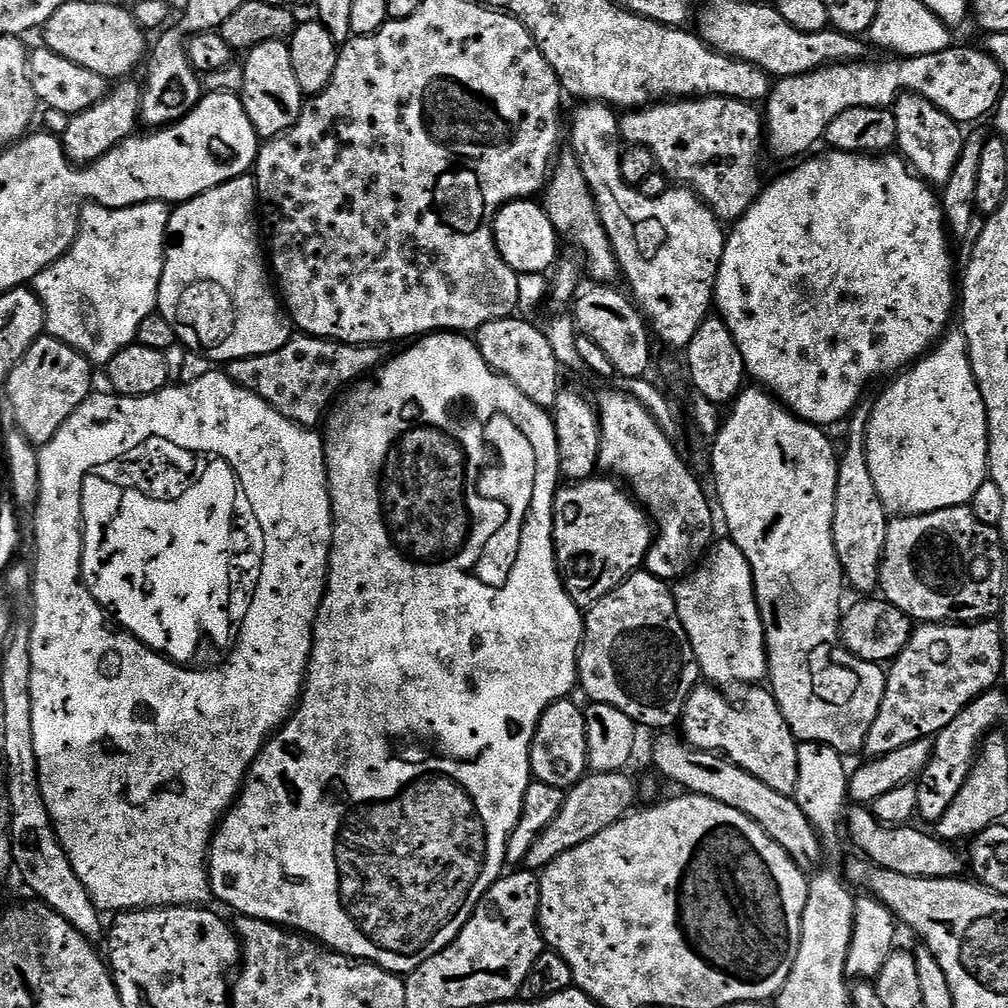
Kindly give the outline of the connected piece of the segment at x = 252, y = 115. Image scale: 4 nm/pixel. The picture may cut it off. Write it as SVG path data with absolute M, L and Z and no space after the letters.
M271 40L254 46L242 60L244 91L242 99L250 122L260 138L281 136L295 126L304 108L306 97L300 91L298 78L294 78L294 62L290 62L290 50L284 40Z

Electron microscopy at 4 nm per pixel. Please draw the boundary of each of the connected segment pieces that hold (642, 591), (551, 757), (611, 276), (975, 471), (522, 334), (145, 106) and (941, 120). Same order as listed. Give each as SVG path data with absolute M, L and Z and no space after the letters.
M647 570L632 573L613 592L587 609L584 618L584 642L580 645L578 684L593 704L605 704L622 710L637 725L655 730L668 730L684 715L684 707L692 689L702 677L694 646L690 646L678 618L673 589Z
M565 698L554 702L542 714L532 739L532 774L539 783L565 790L573 788L589 771L585 709Z
M561 155L555 161L550 179L543 189L544 213L561 237L569 236L580 247L580 252L584 255L584 264L588 267L589 274L596 279L593 281L600 286L615 285L616 279L619 281L622 273L620 264L616 261L616 252L604 229L600 211L596 209L596 197L592 194L592 187L586 182L583 170L580 169L579 159L575 155L567 155Z
M949 331L927 356L920 357L889 384L892 385L872 404L866 434L866 462L884 509L893 517L921 516L934 510L971 505L974 494L978 494L978 486L990 476L988 415L974 378L968 340L963 331Z
M516 319L486 322L486 326L482 326L474 333L478 350L493 370L514 382L514 386L518 386L527 396L555 397L558 391L558 383L556 384L558 365L554 350L539 327L536 329L528 320Z
M169 27L167 30L161 31L158 36L160 37L160 41L158 41L157 44L153 46L153 48L151 45L150 55L147 57L146 60L146 68L148 64L148 81L146 81L144 84L144 93L139 93L138 96L138 99L140 101L140 120L143 121L143 123L148 123L150 126L149 129L152 130L159 130L167 125L176 123L176 121L182 119L183 116L187 114L187 112L191 112L192 107L195 106L195 104L197 104L199 100L202 99L202 80L197 72L194 71L194 69L190 66L190 58L188 57L188 49L186 47L186 36L183 36L183 34L180 33L178 29L171 28L172 27Z
M903 92L890 110L896 119L896 148L899 155L908 161L921 180L932 186L943 186L950 178L950 174L954 174L954 166L958 166L958 154L962 154L966 136L961 125L950 119L942 110L938 110L938 106L934 106L934 102L913 92Z

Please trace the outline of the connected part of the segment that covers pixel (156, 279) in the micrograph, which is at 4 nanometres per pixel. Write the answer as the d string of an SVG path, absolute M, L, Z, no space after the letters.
M162 200L136 204L134 208L107 208L89 202L80 210L80 229L68 253L58 258L34 281L36 297L44 307L47 335L66 342L94 366L106 366L126 346L136 343L138 326L157 311L164 250L168 238L169 205Z

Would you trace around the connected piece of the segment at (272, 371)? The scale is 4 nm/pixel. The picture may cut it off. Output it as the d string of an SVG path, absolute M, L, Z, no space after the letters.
M296 334L286 342L286 346L270 354L227 361L226 375L238 386L258 394L258 398L265 400L290 422L315 429L316 423L325 419L330 405L342 390L380 367L380 352L379 347L371 344L340 344L337 340Z

